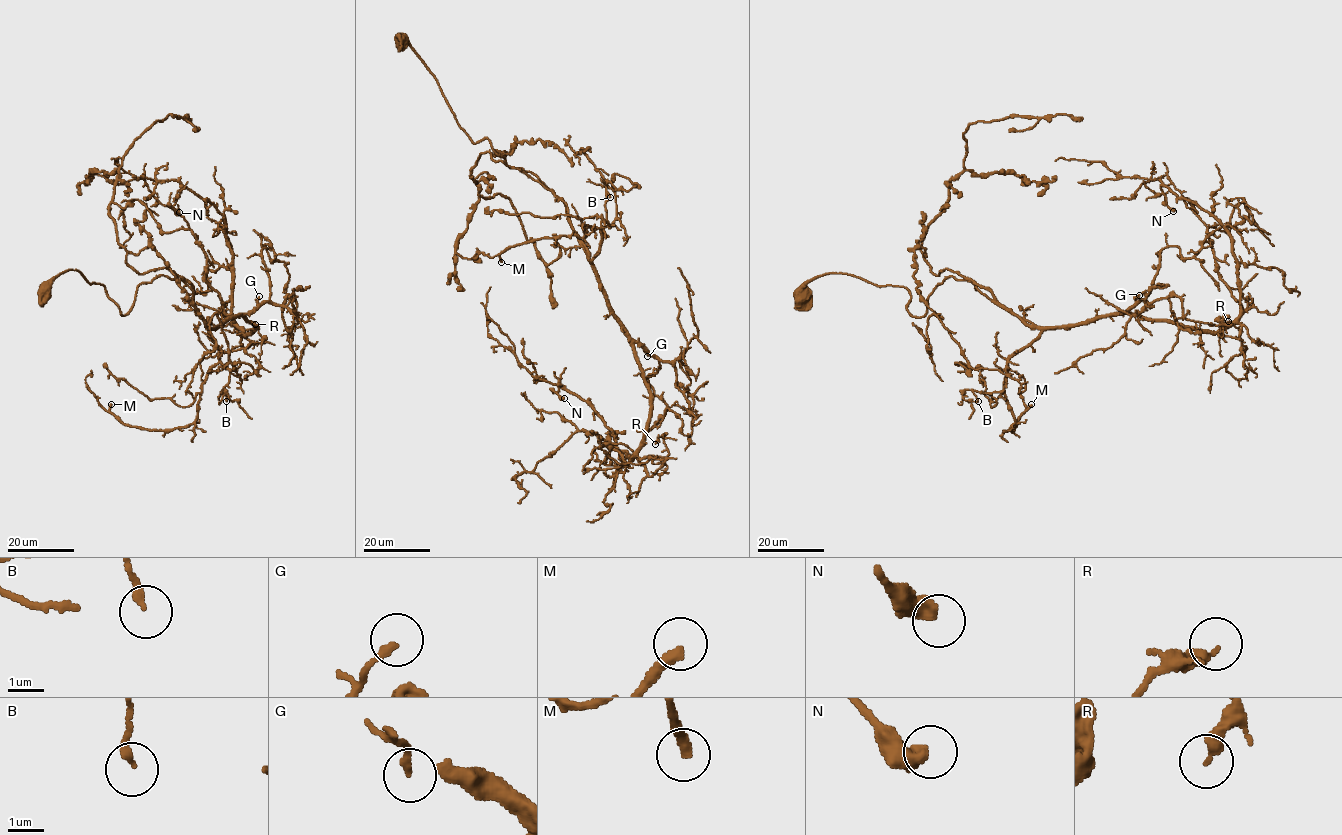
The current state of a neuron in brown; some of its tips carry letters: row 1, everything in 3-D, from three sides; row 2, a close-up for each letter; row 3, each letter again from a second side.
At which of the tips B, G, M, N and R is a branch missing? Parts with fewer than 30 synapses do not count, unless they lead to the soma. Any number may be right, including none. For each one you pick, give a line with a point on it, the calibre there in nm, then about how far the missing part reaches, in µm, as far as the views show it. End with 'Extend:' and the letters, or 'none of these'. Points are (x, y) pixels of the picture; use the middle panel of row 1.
M: at (501, 262); 300 nm thick; about 70 µm are missing
Extend: M

